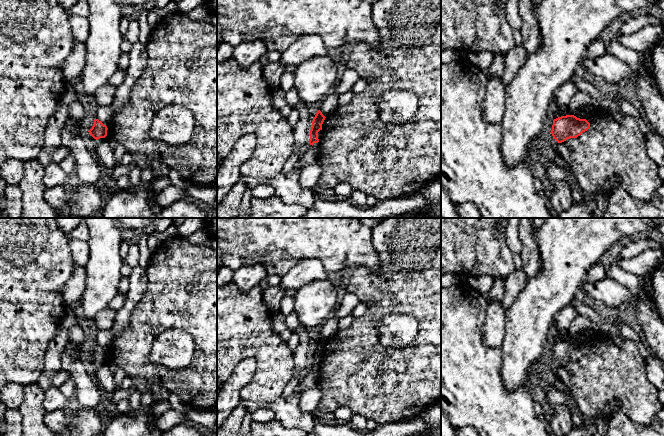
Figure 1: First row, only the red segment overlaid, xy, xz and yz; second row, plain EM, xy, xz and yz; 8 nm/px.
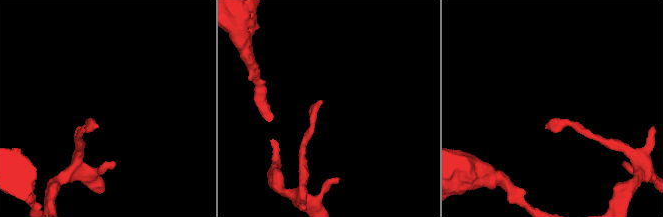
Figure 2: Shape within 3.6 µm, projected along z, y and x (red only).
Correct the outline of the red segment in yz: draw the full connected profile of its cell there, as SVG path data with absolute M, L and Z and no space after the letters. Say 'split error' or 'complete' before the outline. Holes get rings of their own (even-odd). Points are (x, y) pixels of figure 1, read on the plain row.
complete | M566 339L553 344L550 357L558 367L562 367L567 363L577 362L589 352L590 347L586 343L580 343L574 339Z

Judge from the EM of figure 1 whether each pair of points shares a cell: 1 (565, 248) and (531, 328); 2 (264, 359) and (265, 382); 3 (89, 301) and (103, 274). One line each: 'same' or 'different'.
1: same
2: same
3: same

